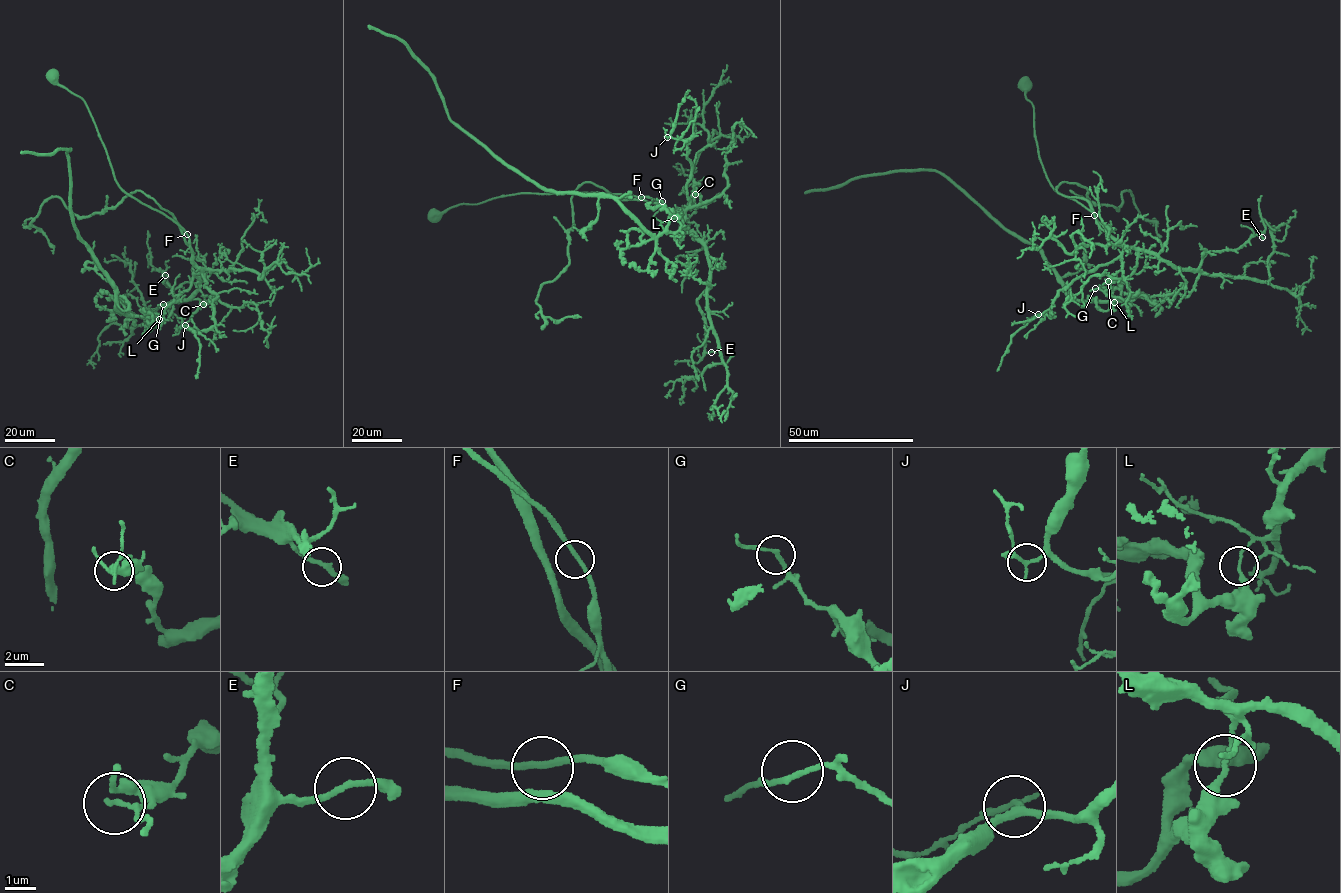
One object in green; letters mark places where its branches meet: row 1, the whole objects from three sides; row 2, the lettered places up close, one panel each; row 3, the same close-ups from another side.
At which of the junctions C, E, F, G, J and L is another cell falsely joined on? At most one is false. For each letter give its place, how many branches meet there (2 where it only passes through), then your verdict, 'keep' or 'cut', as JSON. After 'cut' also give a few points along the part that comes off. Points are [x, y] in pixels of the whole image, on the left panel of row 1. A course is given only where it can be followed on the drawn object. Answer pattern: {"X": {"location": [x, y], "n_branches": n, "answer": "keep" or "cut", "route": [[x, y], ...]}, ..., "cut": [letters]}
{"C": {"location": [203, 304], "n_branches": 2, "answer": "keep"}, "E": {"location": [165, 275], "n_branches": 2, "answer": "keep"}, "F": {"location": [187, 234], "n_branches": 2, "answer": "keep"}, "G": {"location": [163, 304], "n_branches": 2, "answer": "keep"}, "J": {"location": [185, 325], "n_branches": 2, "answer": "keep"}, "L": {"location": [159, 319], "n_branches": 2, "answer": "cut", "route": [[159, 319], [154, 324], [152, 318], [118, 310], [114, 287], [78, 239], [70, 206], [71, 148], [20, 153]]}, "cut": ["L"]}

